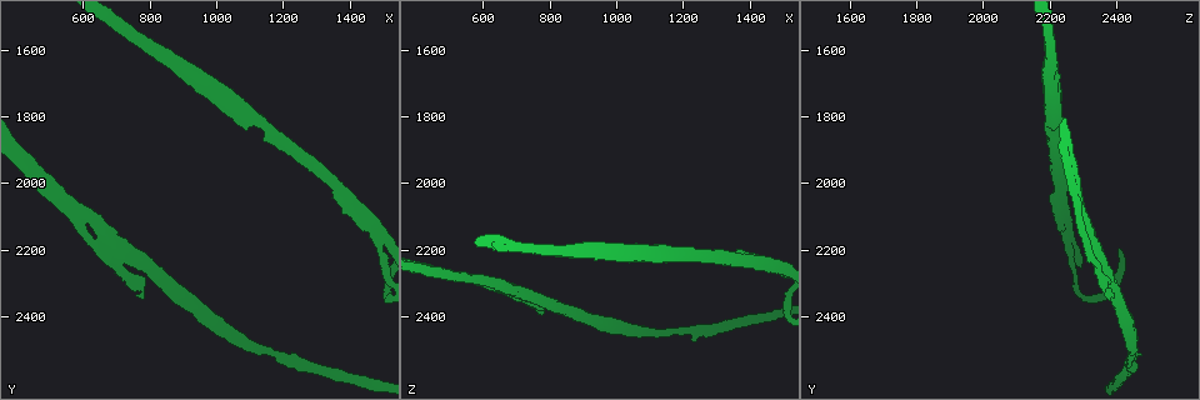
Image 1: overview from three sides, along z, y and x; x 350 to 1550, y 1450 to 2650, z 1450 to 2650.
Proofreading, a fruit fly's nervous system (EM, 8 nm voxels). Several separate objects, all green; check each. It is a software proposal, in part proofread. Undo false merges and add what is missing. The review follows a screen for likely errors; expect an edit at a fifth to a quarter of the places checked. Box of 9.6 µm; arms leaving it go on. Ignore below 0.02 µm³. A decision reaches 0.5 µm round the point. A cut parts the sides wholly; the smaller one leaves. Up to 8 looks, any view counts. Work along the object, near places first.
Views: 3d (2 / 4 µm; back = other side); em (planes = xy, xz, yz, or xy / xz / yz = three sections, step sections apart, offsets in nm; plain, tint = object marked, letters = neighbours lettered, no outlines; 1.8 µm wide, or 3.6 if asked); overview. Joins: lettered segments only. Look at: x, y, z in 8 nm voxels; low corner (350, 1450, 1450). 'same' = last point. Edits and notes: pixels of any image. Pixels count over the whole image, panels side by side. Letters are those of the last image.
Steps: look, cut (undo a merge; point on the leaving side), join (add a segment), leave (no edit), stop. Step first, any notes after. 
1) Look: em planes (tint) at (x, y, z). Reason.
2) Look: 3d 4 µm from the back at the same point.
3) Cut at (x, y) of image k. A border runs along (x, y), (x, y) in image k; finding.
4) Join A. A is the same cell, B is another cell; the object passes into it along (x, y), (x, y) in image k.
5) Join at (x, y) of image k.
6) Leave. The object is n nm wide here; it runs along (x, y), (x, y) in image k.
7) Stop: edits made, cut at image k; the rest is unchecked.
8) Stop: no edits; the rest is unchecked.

Look: em planes (plain) at (1490, 2200, 2250). Calibre changes.

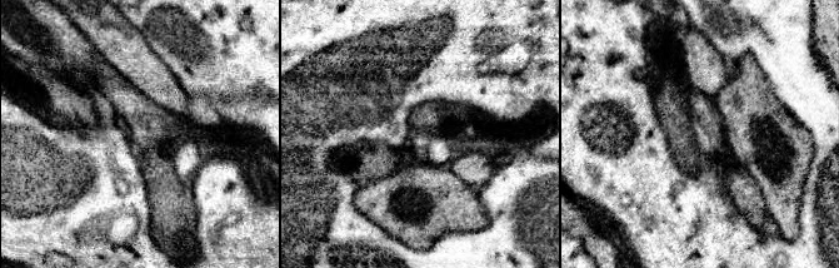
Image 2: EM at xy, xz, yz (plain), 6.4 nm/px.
Look: em planes (tint) at the same point.

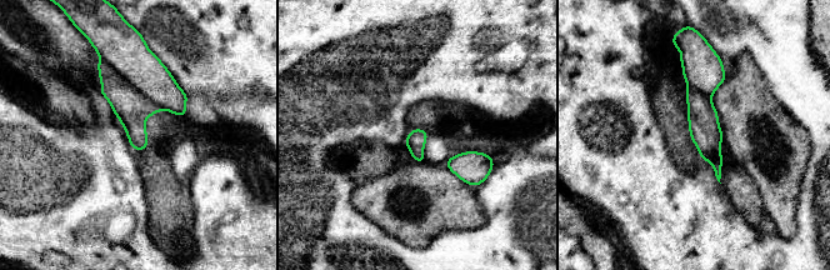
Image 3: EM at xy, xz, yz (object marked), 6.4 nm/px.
Look: em planes (letters) at the same point.

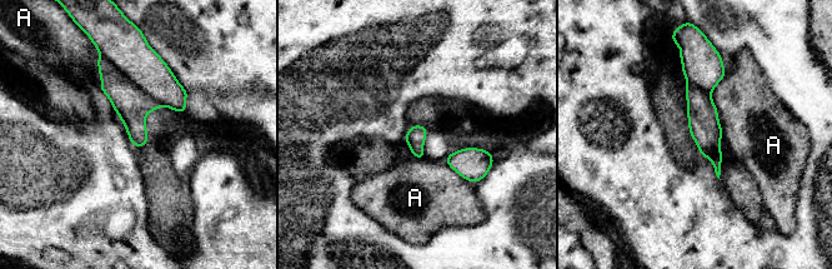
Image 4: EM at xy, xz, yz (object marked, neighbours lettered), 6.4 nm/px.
Cut at (131, 104) of image 4. The longest contact is with A, 300 nm; A is another cell; a border runs along (100, 54), (144, 91), (163, 104) in image 4; a second cell is stuck on.

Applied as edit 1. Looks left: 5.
Look: overview.

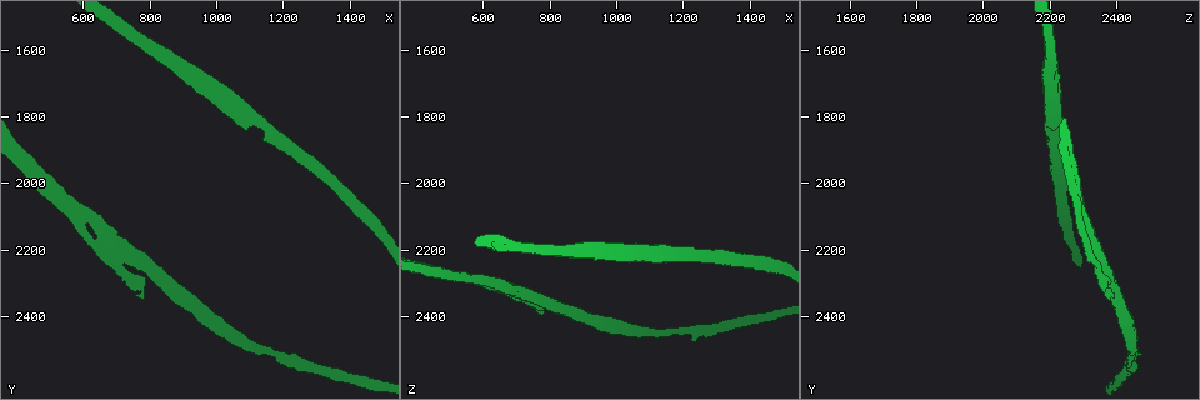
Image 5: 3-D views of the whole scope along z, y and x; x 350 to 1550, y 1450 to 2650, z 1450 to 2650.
Look: em 3.6 µm xz step 16 (tint) at (1180, 2510, 2440).

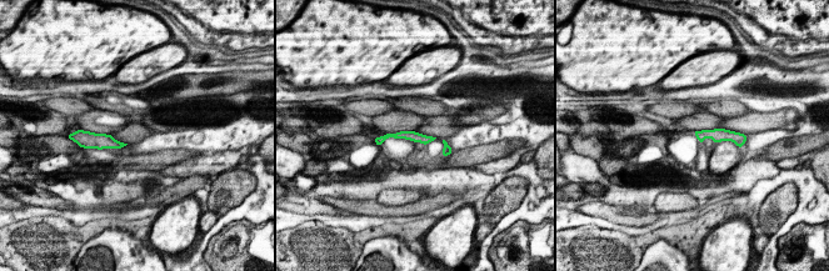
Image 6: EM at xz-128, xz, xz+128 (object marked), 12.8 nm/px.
Look: em 3.6 µm planes (letters) at the same point. Cut it another way.

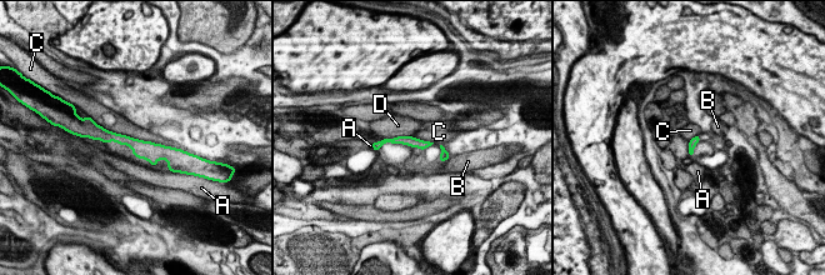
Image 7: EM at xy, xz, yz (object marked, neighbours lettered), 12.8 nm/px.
Leave. A, B, C and D are other cells; a border runs along (94, 120), (109, 130), (175, 148) in image 7; continuous, no second cell.

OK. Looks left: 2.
Look: em planes (tint) at (580, 2140, 2290). Free end.

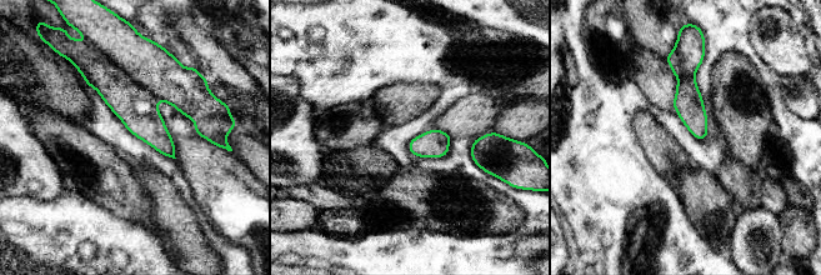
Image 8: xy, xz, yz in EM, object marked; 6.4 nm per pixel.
Look: em planes (letters) at the same point.

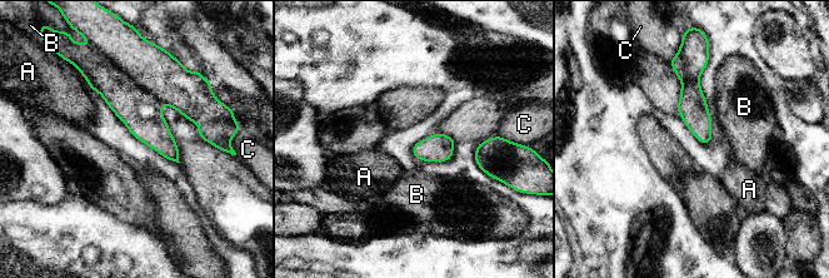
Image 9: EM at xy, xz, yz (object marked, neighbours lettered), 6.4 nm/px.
Cut at (140, 112) of image 9. The object is 170 nm wide here; A, B and C are other cells; the part that leaves runs along (91, 79), (104, 82), (175, 158) in image 9; a second cell is stuck on.

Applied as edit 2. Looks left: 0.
Stop: edits made, cut at image 4, cut at image 9; the rest is unchecked.

